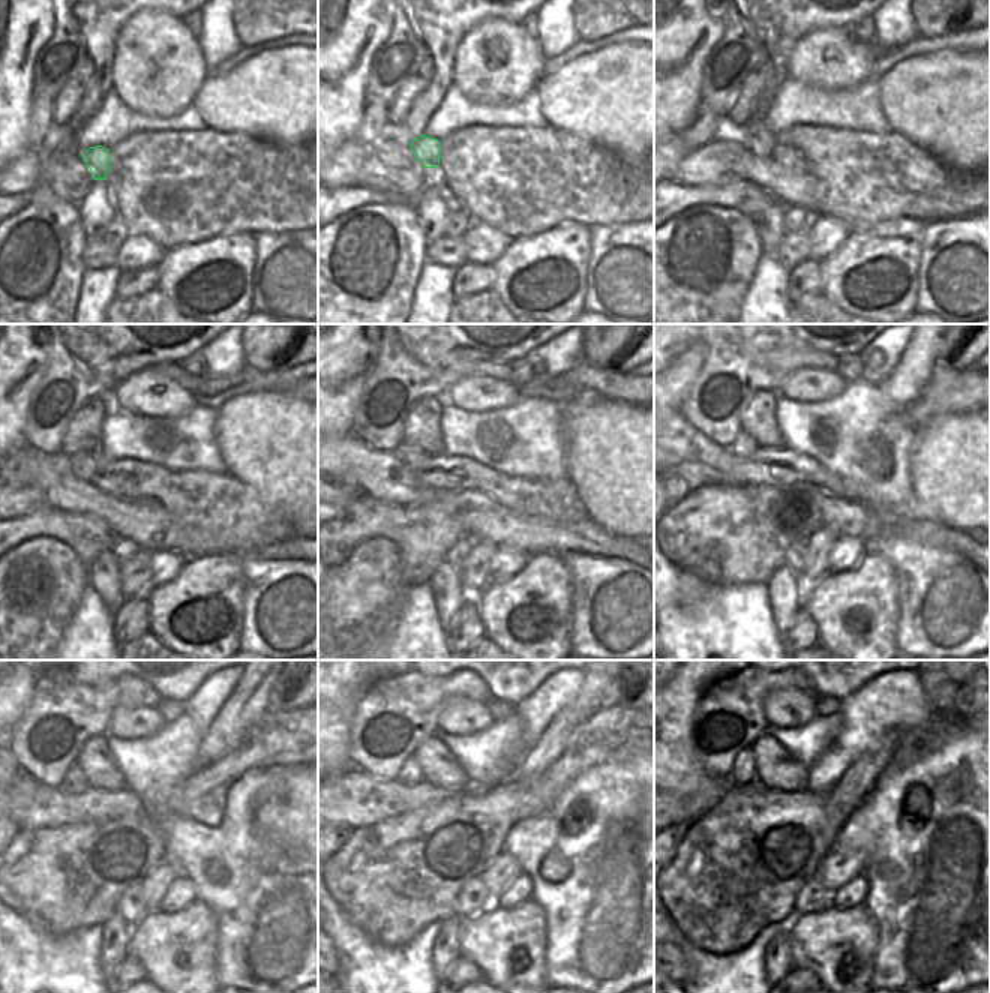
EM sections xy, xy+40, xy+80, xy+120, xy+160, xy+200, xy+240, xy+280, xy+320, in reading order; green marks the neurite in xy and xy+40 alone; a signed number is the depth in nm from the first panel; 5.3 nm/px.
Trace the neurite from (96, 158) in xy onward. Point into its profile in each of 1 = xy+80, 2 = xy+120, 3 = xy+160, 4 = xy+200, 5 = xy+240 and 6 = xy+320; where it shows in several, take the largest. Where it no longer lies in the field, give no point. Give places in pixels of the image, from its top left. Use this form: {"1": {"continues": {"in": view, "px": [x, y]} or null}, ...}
{"1": {"continues": {"in": "xy+80", "px": [758, 140]}}, "2": {"continues": {"in": "xy+120", "px": [83, 462]}}, "3": {"continues": {"in": "xy+160", "px": [414, 459]}}, "4": {"continues": {"in": "xy+200", "px": [744, 446]}}, "5": {"continues": {"in": "xy+240", "px": [74, 780]}}, "6": {"continues": {"in": "xy+320", "px": [743, 773]}}}

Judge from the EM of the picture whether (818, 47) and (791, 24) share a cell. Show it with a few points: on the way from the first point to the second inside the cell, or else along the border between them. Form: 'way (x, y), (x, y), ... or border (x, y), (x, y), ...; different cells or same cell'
border (837, 26), (822, 26), (803, 35), (786, 66); different cells

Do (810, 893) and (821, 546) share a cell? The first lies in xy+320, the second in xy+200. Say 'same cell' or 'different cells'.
different cells

